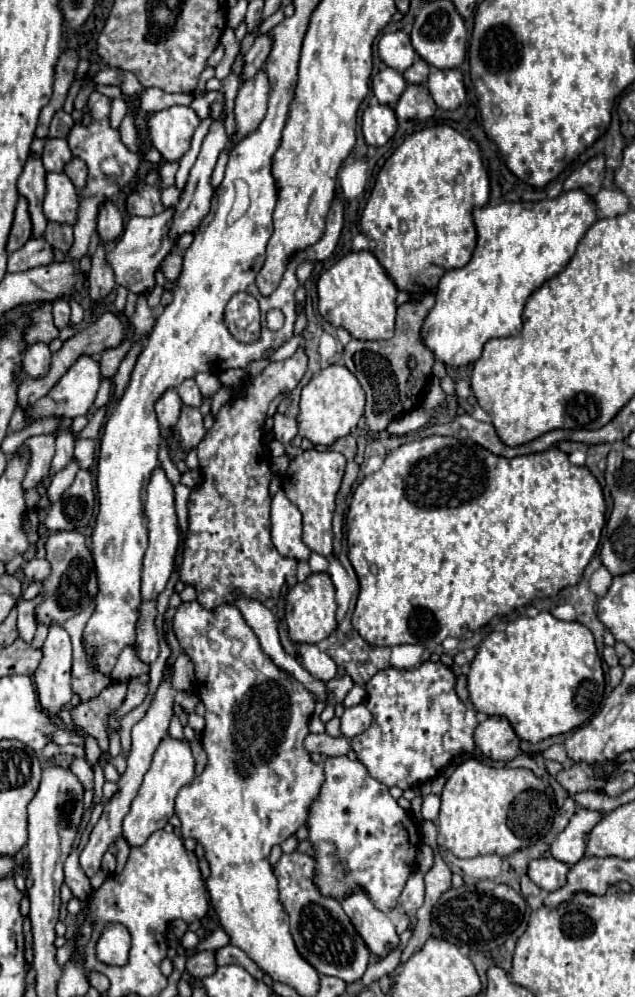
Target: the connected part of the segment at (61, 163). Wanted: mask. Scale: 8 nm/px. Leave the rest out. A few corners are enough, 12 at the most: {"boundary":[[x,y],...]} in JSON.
{"boundary":[[49,139],[43,149],[47,171],[63,173],[73,159],[67,139]]}

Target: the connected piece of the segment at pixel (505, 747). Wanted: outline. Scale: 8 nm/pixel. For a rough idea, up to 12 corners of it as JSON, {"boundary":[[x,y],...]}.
{"boundary":[[487,717],[475,745],[493,761],[519,755],[519,737],[505,717]]}

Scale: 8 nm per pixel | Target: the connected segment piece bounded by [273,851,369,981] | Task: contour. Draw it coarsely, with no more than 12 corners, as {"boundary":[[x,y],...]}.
{"boundary":[[283,853],[279,899],[299,953],[357,981],[369,951],[335,899],[313,887],[313,857]]}

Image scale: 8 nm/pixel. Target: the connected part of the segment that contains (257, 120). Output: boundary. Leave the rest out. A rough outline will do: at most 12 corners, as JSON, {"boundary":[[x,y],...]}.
{"boundary":[[265,71],[239,87],[235,99],[241,141],[257,131],[267,113]]}

